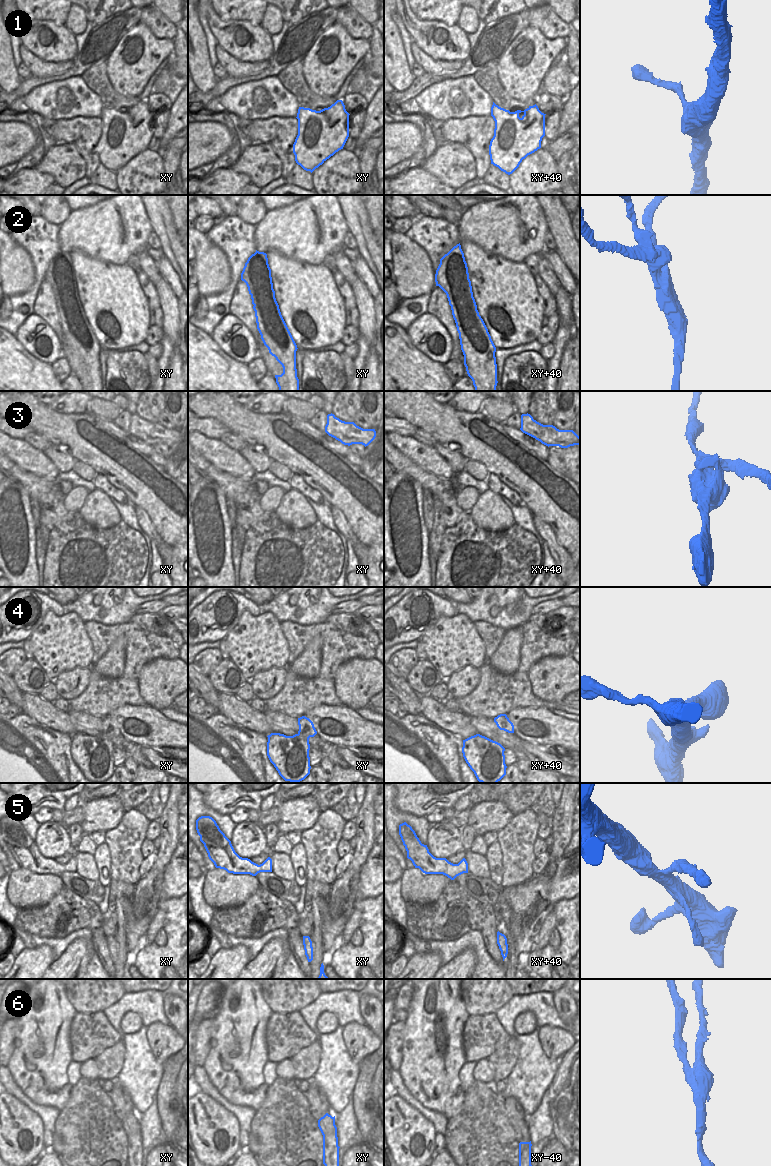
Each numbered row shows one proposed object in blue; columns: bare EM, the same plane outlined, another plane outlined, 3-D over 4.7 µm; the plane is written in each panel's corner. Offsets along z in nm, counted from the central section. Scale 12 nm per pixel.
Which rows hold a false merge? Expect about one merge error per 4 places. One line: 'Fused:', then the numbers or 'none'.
Fused: 2, 6.

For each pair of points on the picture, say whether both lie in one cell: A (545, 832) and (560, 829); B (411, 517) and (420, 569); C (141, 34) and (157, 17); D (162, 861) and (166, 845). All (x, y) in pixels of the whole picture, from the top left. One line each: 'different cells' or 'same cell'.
A: different cells
B: same cell
C: different cells
D: same cell

